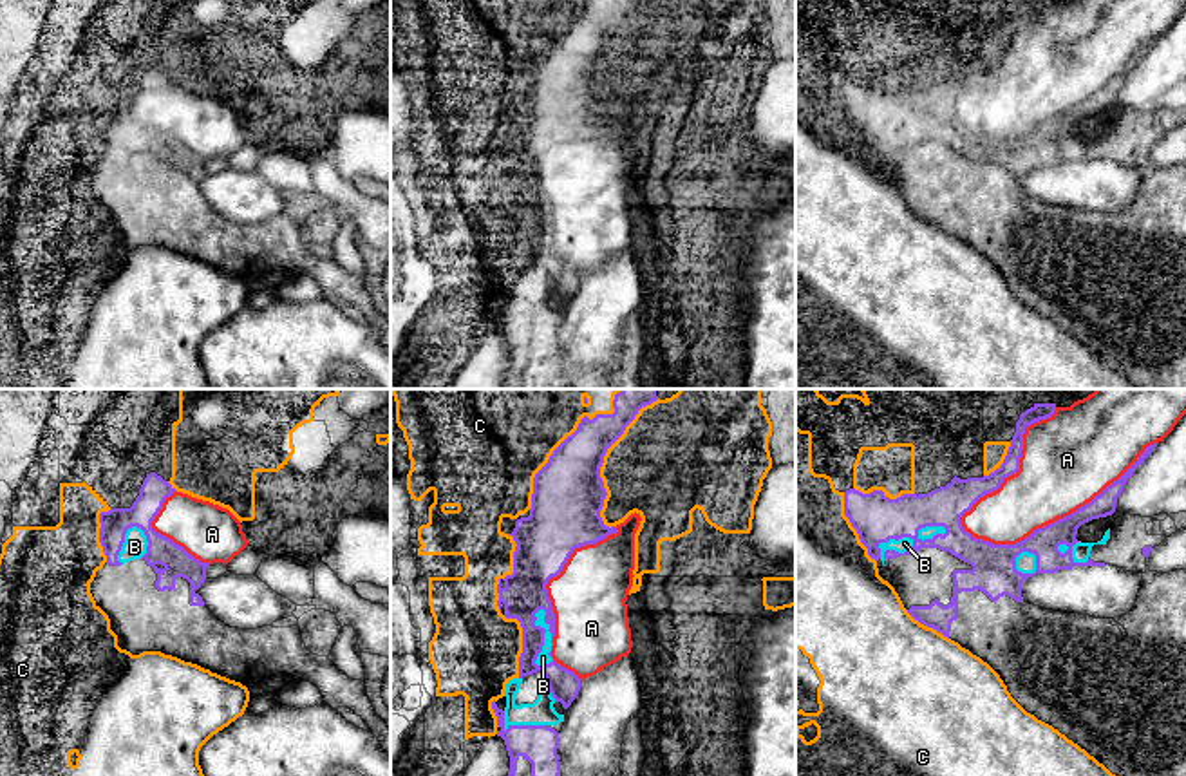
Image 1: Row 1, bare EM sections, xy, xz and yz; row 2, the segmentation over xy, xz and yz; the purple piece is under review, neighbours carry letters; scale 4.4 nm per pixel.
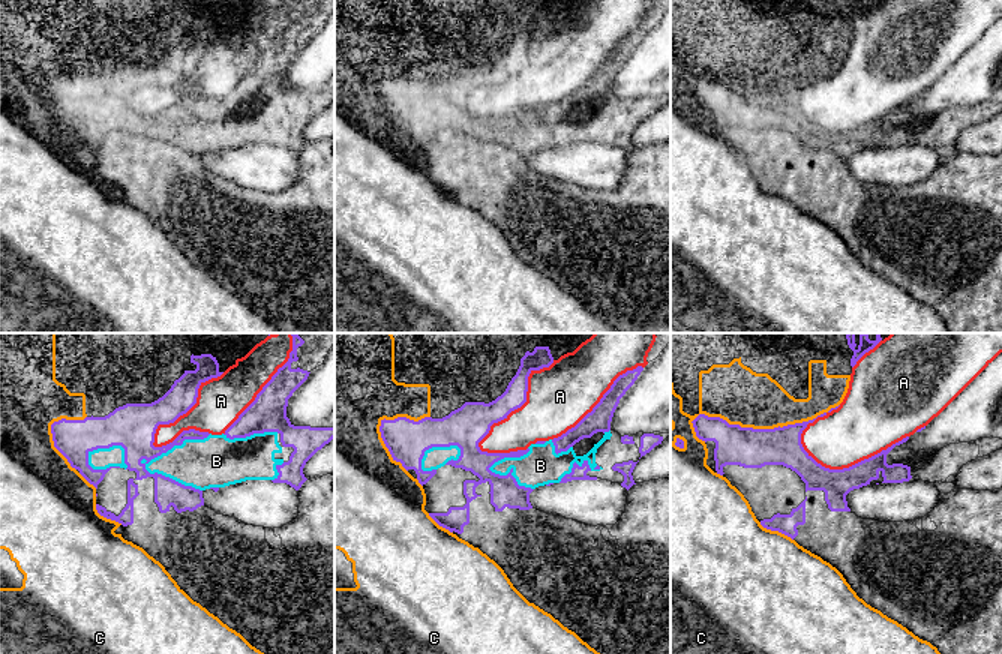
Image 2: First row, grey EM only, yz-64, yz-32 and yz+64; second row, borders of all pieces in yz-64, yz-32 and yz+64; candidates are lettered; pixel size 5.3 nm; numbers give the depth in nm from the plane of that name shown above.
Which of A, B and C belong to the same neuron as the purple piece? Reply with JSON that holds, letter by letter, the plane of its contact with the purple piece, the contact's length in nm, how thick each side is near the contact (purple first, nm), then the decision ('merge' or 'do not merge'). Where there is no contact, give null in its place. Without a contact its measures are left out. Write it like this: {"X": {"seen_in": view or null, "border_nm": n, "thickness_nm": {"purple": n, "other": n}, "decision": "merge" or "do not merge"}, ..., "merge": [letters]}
{"A": {"seen_in": "yz", "border_nm": 950, "thickness_nm": {"purple": 130, "other": 400}, "decision": "do not merge"}, "B": {"seen_in": "xz", "border_nm": 260, "thickness_nm": {"purple": 190, "other": 50}, "decision": "merge"}, "C": {"seen_in": "xz", "border_nm": 600, "thickness_nm": {"purple": 320, "other": 380}, "decision": "do not merge"}, "merge": ["B"]}

